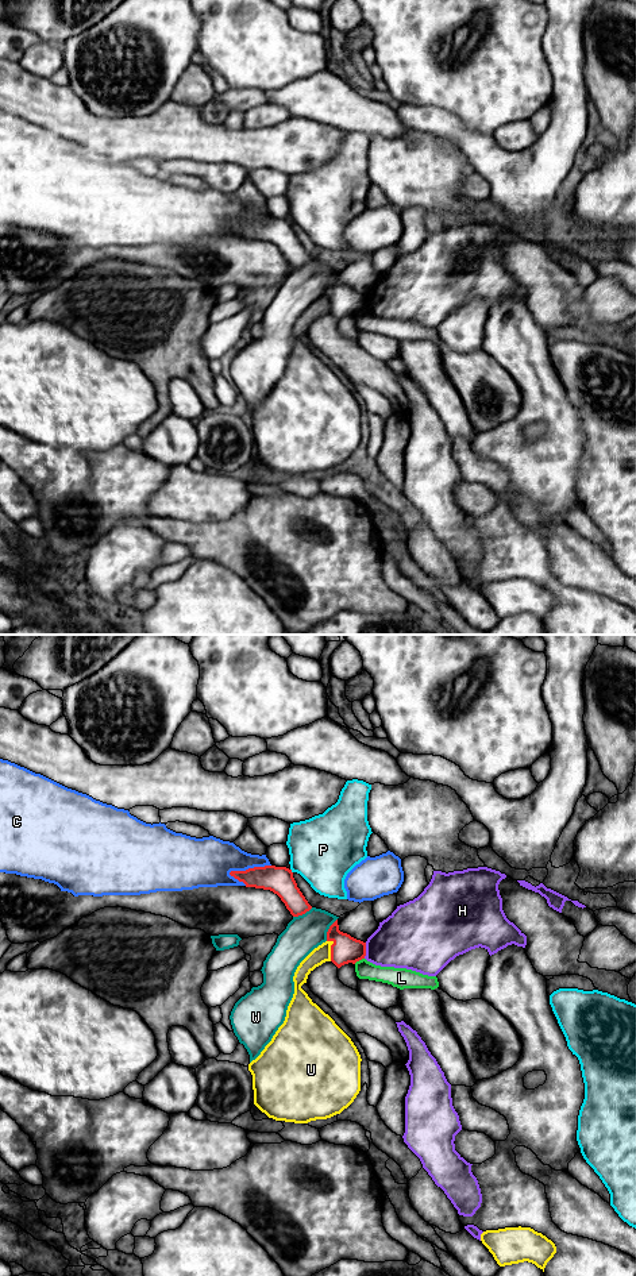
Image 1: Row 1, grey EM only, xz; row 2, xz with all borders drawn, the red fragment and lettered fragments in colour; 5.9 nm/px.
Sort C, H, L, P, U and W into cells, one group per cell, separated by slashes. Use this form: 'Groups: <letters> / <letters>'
Groups: C / H / L / P / U / W

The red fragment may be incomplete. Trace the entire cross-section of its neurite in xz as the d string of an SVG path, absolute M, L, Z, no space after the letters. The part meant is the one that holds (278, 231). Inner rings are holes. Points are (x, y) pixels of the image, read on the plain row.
M265 217L246 223L231 223L231 228L243 234L246 239L270 242L285 255L293 269L305 266L312 261L286 219Z

